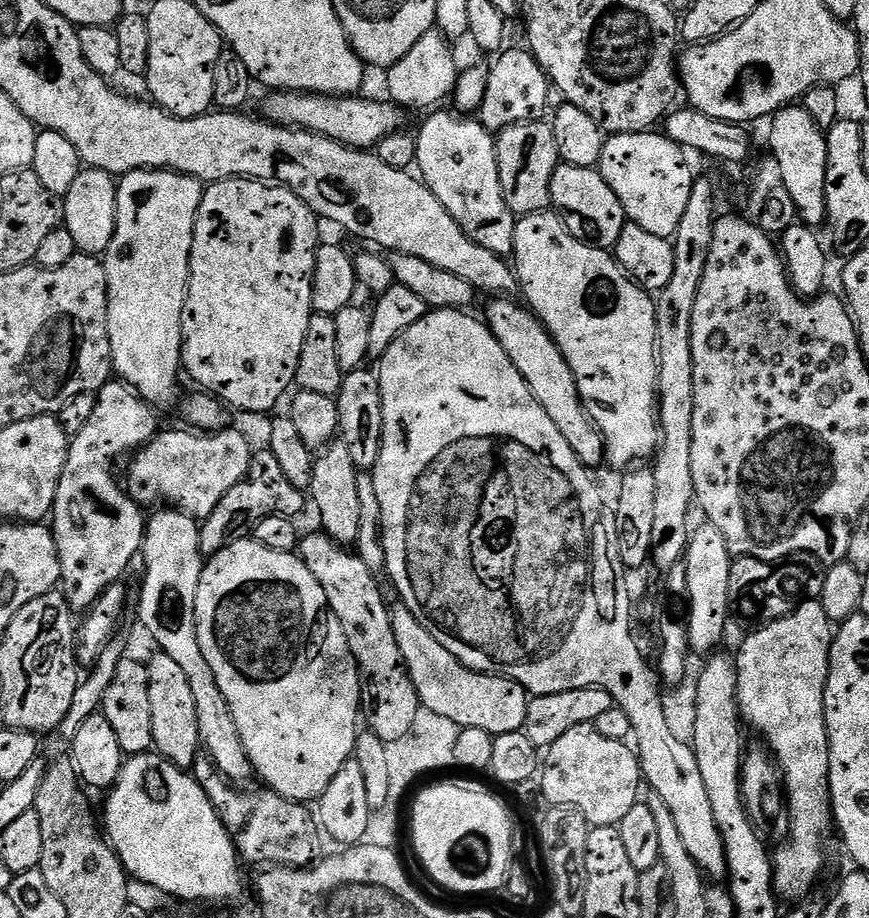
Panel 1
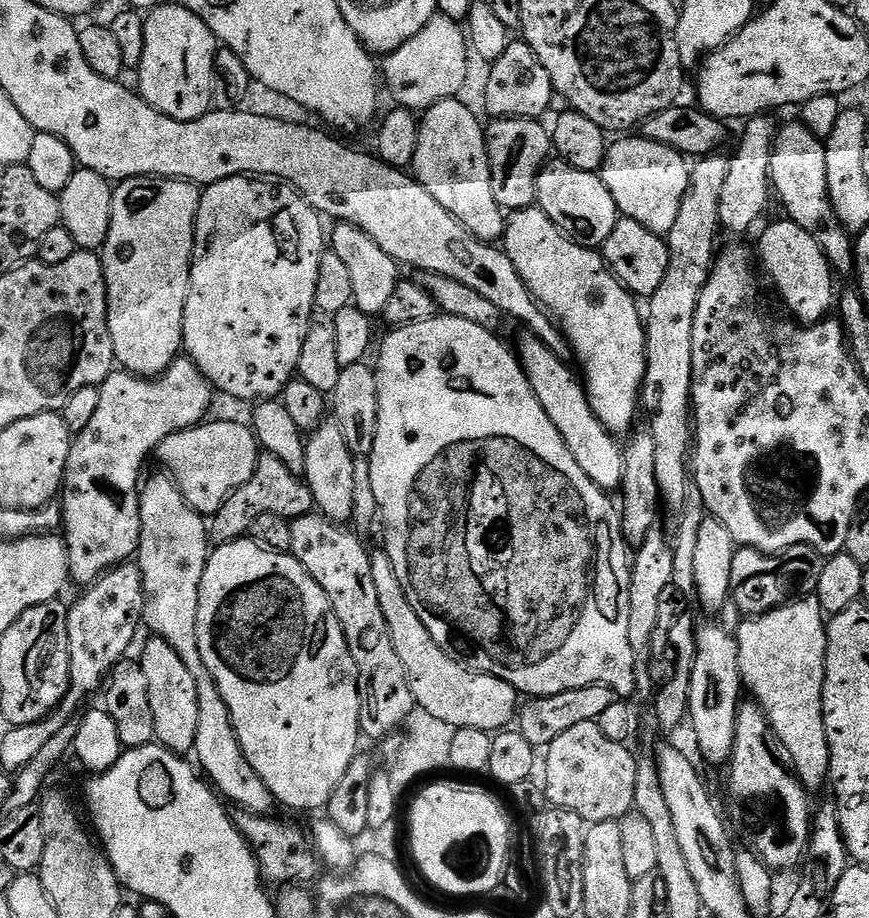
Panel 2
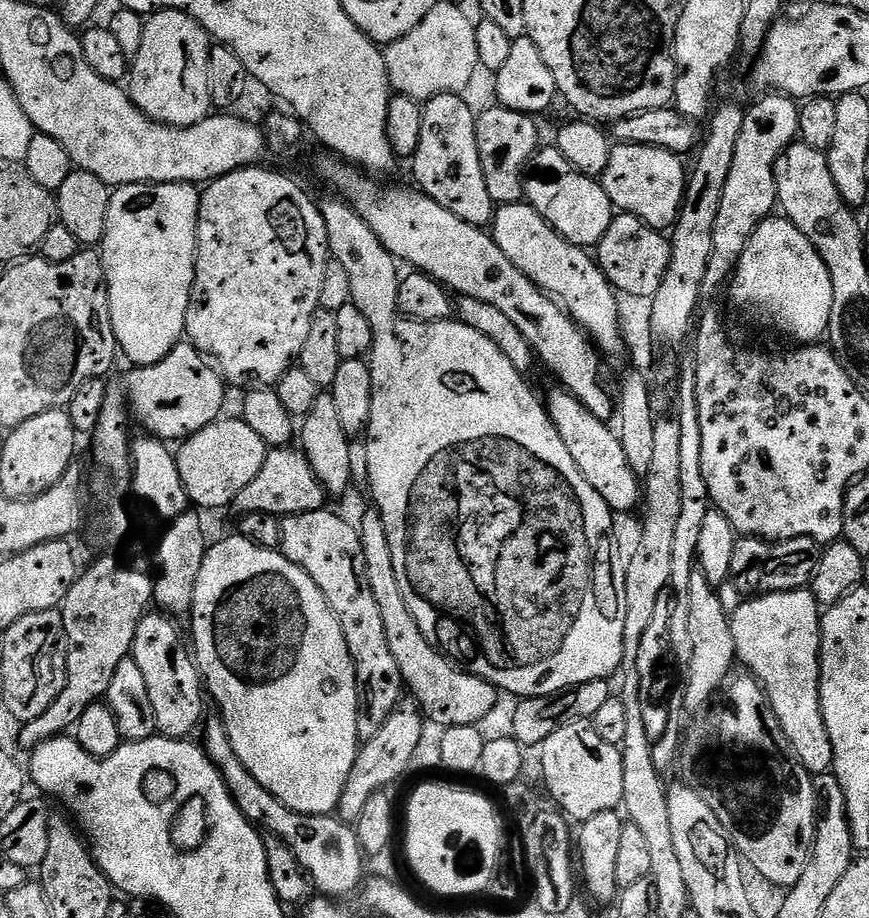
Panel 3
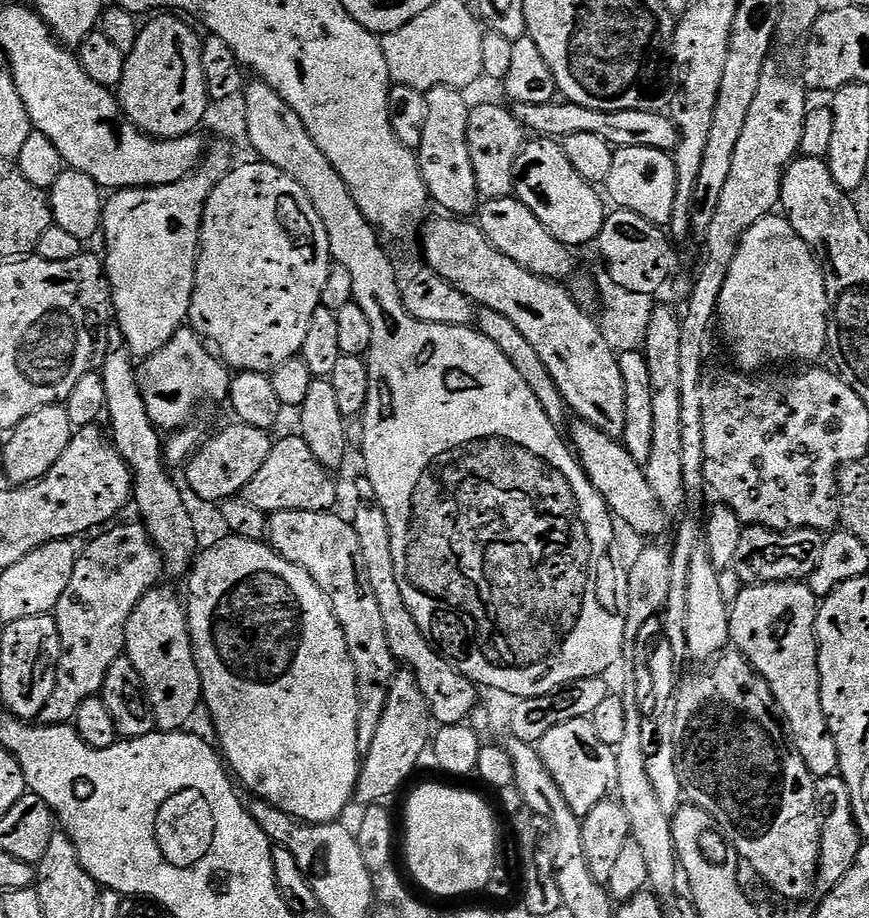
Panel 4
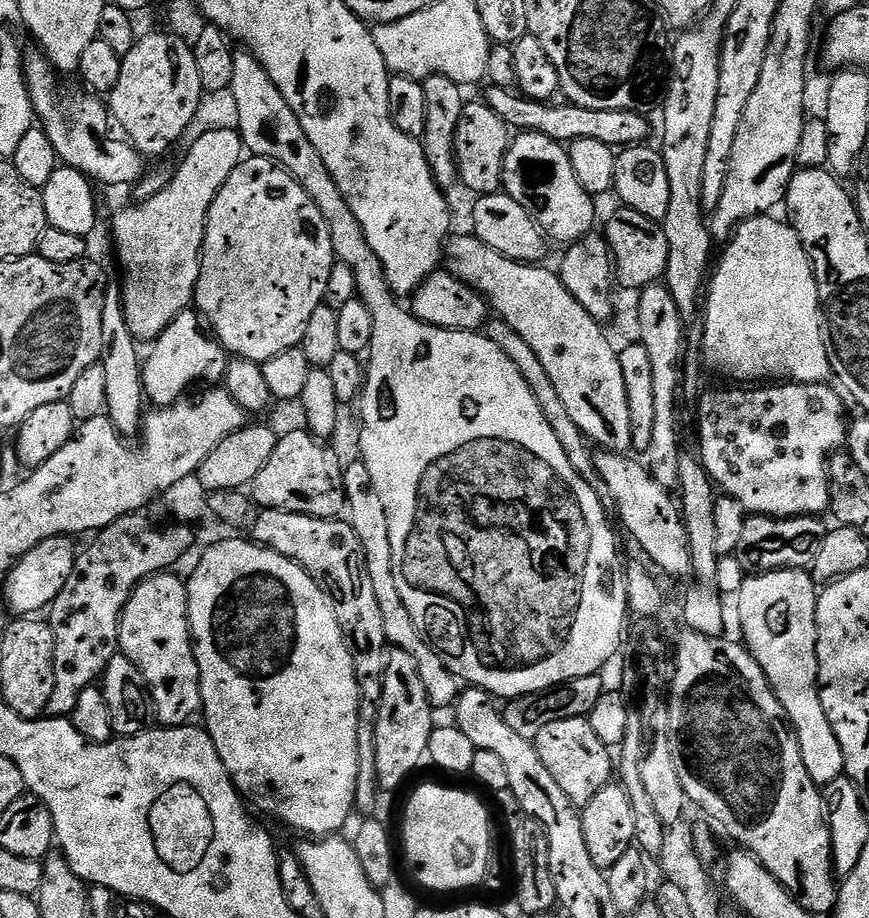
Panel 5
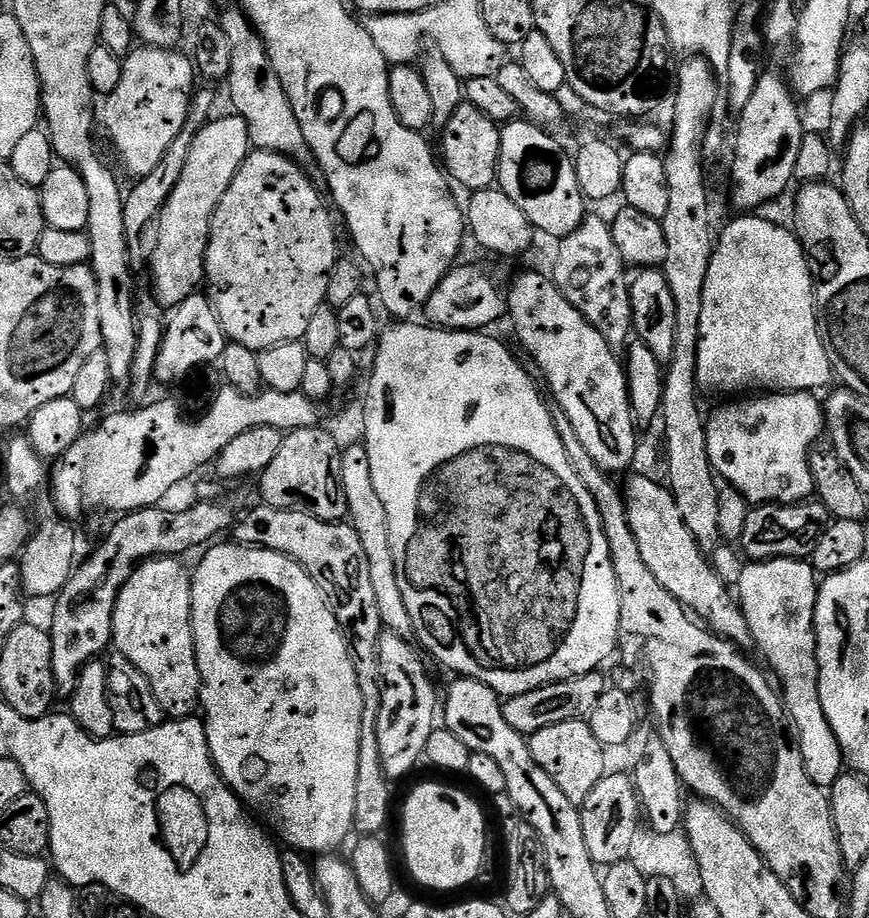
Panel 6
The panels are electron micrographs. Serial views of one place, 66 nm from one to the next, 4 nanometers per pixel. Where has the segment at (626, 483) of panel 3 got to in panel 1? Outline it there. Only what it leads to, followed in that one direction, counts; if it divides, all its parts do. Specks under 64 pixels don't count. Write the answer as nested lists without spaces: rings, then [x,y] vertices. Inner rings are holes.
[[[492,298],[488,304],[488,316],[486,323],[488,329],[498,338],[502,350],[506,350],[506,358],[514,362],[514,370],[522,374],[526,386],[530,386],[530,394],[550,414],[550,422],[558,426],[562,438],[570,442],[570,450],[589,470],[596,470],[601,463],[605,463],[604,436],[596,428],[596,424],[588,417],[588,411],[584,409],[582,398],[578,394],[578,382],[574,378],[574,370],[570,370],[570,362],[558,350],[553,342],[548,329],[536,319],[535,315],[527,307],[518,305],[512,298]]]

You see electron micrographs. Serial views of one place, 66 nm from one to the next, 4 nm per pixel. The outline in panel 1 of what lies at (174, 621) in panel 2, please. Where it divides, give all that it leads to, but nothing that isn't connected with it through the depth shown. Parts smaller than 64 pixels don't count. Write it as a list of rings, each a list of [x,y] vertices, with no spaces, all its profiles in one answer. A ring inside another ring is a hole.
[[[165,507],[147,517],[144,525],[144,581],[140,584],[140,624],[152,635],[159,651],[165,652],[186,674],[190,691],[194,697],[194,707],[198,710],[198,734],[200,746],[214,762],[214,766],[227,780],[237,786],[248,786],[254,780],[252,763],[242,746],[242,734],[234,726],[234,714],[230,714],[230,702],[222,695],[218,678],[198,646],[198,626],[196,625],[196,599],[198,582],[206,557],[200,549],[200,524],[184,512]]]

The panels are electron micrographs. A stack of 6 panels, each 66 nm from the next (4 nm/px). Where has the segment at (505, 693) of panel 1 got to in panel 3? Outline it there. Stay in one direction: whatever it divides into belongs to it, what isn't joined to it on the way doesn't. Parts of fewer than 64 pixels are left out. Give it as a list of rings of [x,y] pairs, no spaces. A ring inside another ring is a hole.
[[[369,510],[358,520],[358,531],[362,542],[362,558],[366,558],[366,578],[370,578],[370,590],[382,614],[386,643],[390,645],[390,654],[394,654],[394,662],[398,662],[398,670],[420,705],[421,712],[429,721],[440,724],[444,729],[479,725],[479,720],[486,719],[496,708],[497,688],[481,676],[457,666],[434,647],[433,641],[420,633],[406,606],[406,598],[402,598],[402,590],[398,587],[398,574],[394,574],[394,554],[390,554],[390,538],[386,538],[386,526],[380,513]]]

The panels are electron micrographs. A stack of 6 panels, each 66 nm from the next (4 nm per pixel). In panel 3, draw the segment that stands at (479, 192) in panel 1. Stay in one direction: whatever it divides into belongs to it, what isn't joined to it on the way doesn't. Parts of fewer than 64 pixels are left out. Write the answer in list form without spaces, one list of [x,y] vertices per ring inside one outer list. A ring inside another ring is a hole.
[[[443,92],[423,105],[422,138],[418,141],[416,155],[411,157],[412,172],[416,175],[419,191],[429,196],[438,206],[446,206],[450,214],[458,214],[462,222],[470,222],[477,226],[491,225],[494,205],[490,198],[490,190],[486,190],[486,178],[482,174],[482,158],[478,158],[478,142],[476,141],[476,117],[470,105],[464,101],[463,95],[454,92]]]

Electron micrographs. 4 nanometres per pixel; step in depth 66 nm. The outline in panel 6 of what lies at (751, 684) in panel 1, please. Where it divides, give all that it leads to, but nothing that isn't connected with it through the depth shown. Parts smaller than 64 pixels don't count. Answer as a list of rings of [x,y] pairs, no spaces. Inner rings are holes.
[[[757,560],[739,573],[738,603],[748,623],[751,643],[760,647],[770,667],[780,679],[787,719],[794,725],[794,736],[810,774],[810,782],[825,790],[831,789],[846,768],[844,751],[822,710],[820,667],[816,657],[816,593],[818,573],[808,560]]]

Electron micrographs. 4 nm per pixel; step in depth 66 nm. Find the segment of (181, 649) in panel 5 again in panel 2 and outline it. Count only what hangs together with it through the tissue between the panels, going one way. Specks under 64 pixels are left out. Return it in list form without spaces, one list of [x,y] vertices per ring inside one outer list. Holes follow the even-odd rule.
[[[148,638],[145,642],[144,653],[138,656],[138,662],[142,666],[142,674],[146,674],[146,686],[150,690],[155,743],[187,757],[198,735],[198,690],[194,690],[194,678],[190,678],[190,670],[186,670],[178,654],[174,654],[164,640],[155,638]]]

